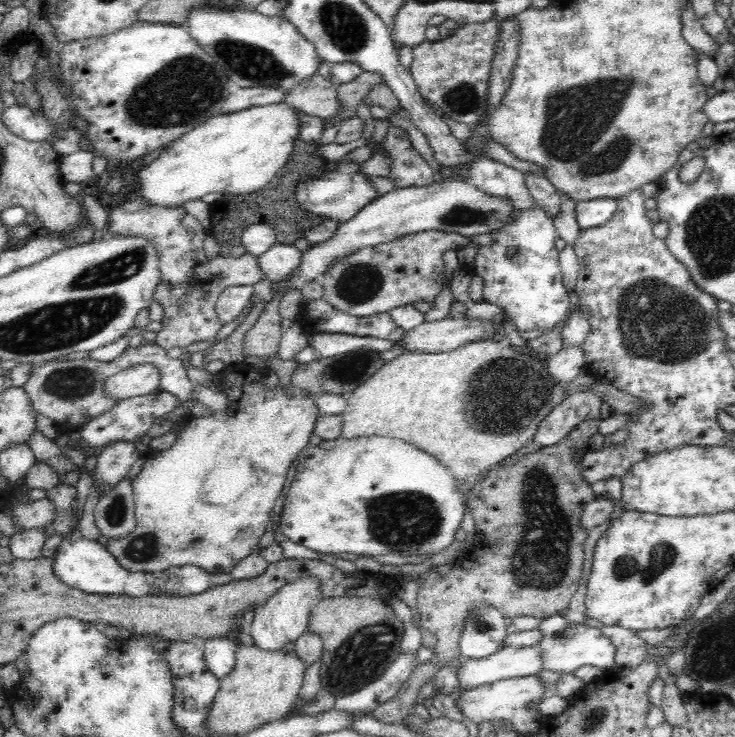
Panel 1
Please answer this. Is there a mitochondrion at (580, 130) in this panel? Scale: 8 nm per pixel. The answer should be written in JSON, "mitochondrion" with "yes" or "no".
{"mitochondrion":"yes"}

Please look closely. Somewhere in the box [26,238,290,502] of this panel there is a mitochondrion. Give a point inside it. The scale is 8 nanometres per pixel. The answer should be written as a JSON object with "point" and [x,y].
{"point":[68,384]}

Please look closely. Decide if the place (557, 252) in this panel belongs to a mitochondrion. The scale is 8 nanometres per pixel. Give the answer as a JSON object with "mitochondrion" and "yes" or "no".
{"mitochondrion":"no"}

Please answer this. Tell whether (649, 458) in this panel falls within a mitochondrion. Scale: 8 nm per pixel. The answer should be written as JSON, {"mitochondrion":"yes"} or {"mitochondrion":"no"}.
{"mitochondrion":"no"}

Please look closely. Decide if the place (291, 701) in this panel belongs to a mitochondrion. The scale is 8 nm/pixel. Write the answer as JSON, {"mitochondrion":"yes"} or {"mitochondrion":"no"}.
{"mitochondrion":"no"}

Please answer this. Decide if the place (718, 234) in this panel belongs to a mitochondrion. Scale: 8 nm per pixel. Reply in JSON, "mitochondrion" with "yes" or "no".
{"mitochondrion":"yes"}

